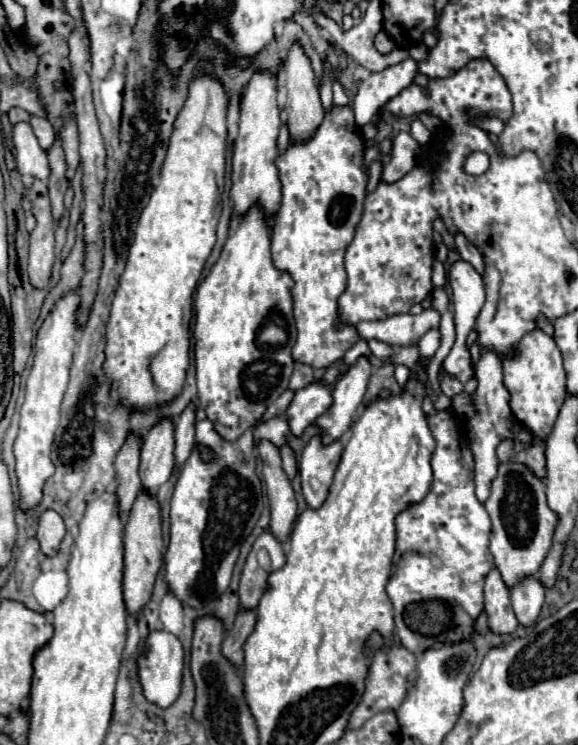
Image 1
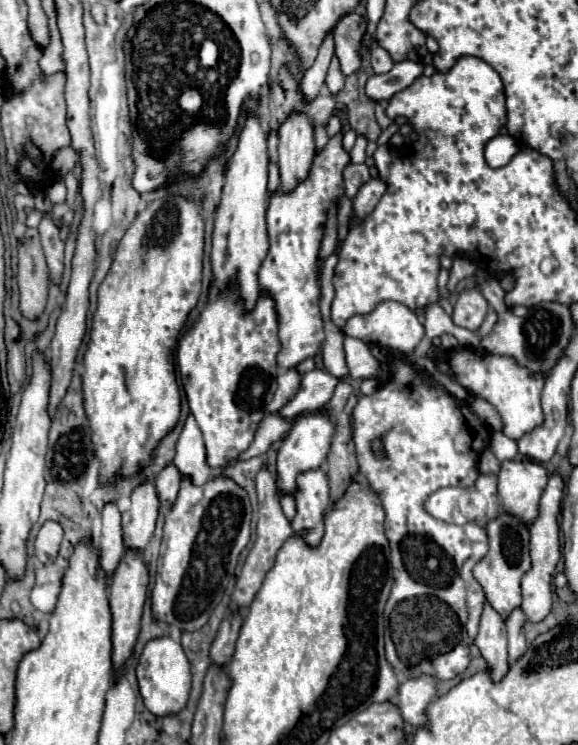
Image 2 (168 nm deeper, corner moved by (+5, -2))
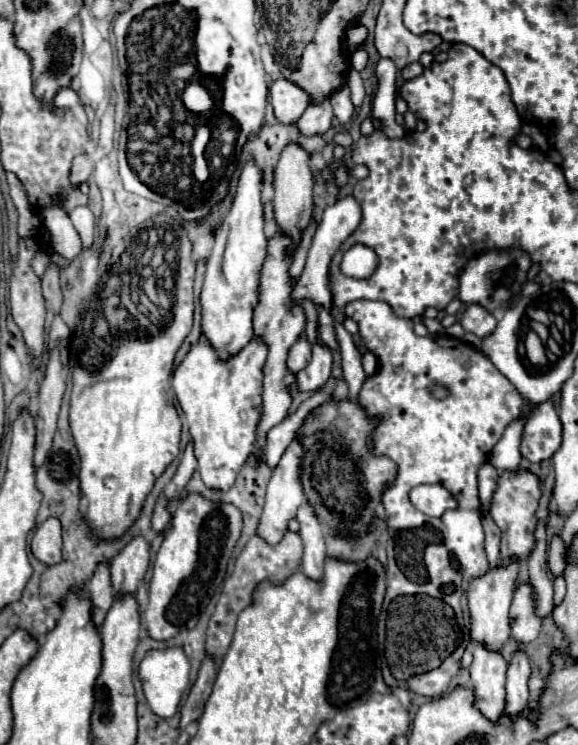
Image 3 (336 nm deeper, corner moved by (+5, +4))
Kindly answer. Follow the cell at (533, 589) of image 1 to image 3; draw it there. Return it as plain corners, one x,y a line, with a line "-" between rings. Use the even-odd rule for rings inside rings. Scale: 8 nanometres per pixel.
516,649
506,671
506,713
512,717
528,705
530,671
530,657
524,649

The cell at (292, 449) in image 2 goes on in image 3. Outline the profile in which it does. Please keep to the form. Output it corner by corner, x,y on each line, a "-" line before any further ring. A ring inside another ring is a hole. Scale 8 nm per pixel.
296,437
290,447
286,449
286,453
282,455
280,463
276,465
274,473
272,473
272,479
268,483
268,489
266,489
266,503
264,503
264,513
262,513
262,519
260,519
260,525
258,525
258,535
264,537
268,543
278,543
282,539
282,535
286,533
288,529
288,521
292,517
296,517
296,509
304,503
304,487
302,487
302,459
304,459
304,445
302,445
302,439

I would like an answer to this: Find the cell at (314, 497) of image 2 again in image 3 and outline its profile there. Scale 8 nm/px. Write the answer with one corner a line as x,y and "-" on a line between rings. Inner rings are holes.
304,503
298,509
300,521
300,537
304,543
304,557
302,557
302,571
310,579
322,577
322,563
326,557
326,543
324,543
324,527
314,513
312,503

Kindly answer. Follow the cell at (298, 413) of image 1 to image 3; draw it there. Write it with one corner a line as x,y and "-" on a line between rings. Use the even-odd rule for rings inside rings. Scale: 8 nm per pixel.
316,343
312,349
312,361
296,375
296,385
300,391
320,389
332,373
332,351
326,345

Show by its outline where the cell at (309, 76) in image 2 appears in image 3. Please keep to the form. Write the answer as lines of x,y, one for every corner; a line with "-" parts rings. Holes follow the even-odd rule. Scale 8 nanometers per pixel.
282,77
274,81
270,87
270,103
274,107
274,115
278,121
294,123
310,105
310,93

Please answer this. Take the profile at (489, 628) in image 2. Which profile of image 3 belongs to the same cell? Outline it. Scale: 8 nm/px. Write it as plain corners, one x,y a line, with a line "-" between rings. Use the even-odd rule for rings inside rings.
474,643
474,661
470,665
472,687
476,693
476,707
492,721
504,709
504,677
506,659
502,651
490,651
482,643

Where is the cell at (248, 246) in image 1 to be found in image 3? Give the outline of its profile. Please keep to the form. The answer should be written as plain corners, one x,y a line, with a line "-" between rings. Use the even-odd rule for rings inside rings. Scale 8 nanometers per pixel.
200,337
174,371
174,393
186,415
198,471
202,481
214,489
230,489
242,463
250,457
262,409
262,369
266,343
260,337
242,347
234,357
222,361
206,337

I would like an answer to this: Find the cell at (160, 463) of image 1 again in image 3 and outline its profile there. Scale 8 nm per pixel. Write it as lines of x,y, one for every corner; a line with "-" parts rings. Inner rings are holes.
134,537
112,559
112,585
116,593
136,593
150,563
150,543
144,537

